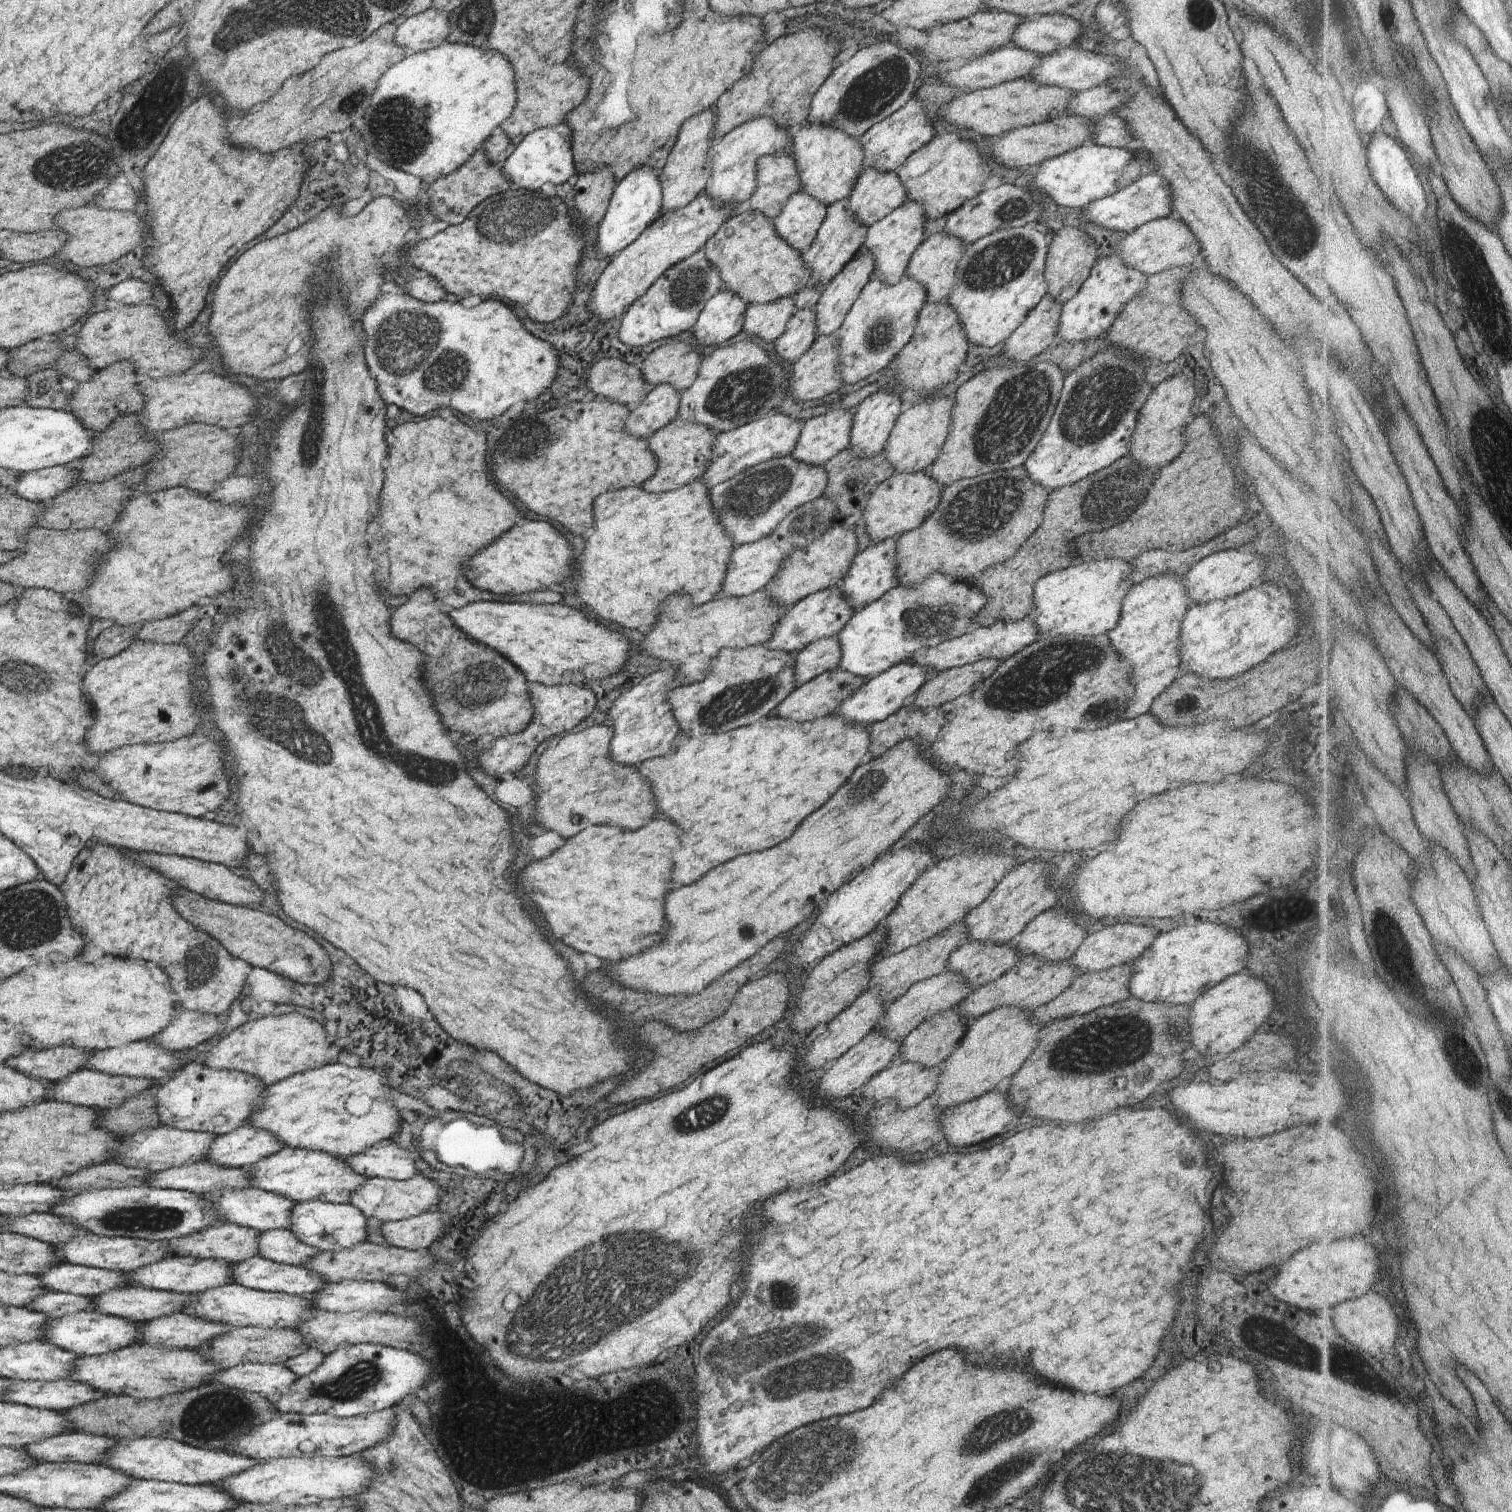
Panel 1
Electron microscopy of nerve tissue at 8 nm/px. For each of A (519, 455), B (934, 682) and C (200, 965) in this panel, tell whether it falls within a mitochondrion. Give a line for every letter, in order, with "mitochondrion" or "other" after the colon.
A: mitochondrion
B: other
C: mitochondrion

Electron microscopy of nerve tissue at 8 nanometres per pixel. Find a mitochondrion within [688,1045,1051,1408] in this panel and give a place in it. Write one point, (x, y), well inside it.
(802, 1371)

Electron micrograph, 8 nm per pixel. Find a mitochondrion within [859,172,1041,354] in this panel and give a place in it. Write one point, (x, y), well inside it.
(996, 265)

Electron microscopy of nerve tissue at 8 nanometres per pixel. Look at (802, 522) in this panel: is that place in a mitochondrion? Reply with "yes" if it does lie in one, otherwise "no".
yes

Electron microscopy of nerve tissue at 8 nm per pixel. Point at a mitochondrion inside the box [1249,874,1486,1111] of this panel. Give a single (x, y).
(1468, 1069)

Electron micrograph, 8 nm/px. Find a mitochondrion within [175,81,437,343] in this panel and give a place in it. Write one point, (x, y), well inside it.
(403, 125)

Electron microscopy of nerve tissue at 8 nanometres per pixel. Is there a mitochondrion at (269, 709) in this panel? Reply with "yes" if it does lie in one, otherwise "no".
yes

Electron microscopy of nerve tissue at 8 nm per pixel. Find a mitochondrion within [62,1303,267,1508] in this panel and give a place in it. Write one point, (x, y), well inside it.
(205, 1417)

